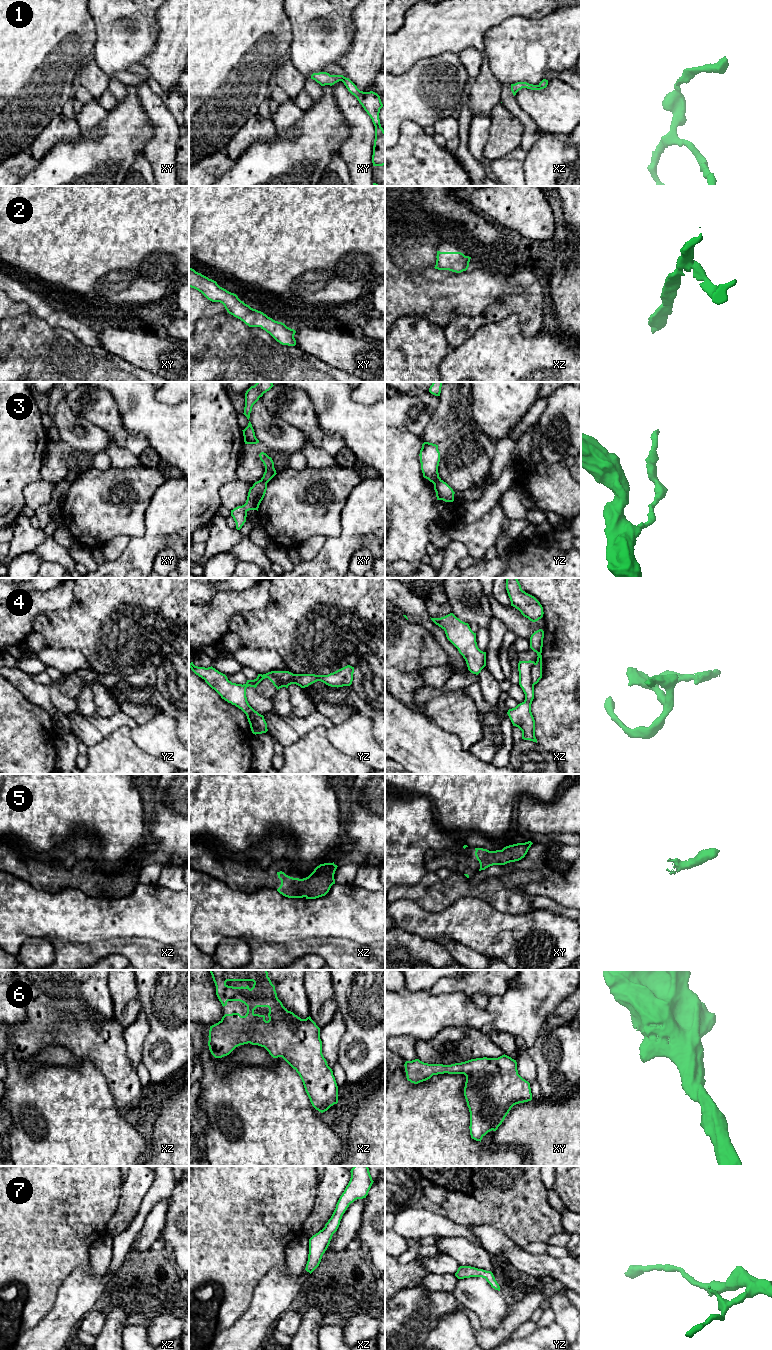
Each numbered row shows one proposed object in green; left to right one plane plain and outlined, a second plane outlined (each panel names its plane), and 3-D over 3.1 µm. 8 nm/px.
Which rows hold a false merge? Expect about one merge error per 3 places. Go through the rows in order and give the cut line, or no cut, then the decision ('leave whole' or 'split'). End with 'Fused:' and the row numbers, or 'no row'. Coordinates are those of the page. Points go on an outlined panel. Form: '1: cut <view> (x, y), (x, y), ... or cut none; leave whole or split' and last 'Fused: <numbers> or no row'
1: cut none; leave whole
2: cut none; leave whole
3: cut yz (440, 479), (434, 485); split
4: cut yz (266, 676), (275, 676), (285, 686); split
5: cut none; leave whole
6: cut none; leave whole
7: cut none; leave whole
Fused: 3, 4

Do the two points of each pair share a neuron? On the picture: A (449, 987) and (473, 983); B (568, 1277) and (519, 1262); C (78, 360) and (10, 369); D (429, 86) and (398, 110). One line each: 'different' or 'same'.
A: same
B: same
C: same
D: same

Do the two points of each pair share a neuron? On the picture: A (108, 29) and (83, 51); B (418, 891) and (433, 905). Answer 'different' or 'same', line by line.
A: different
B: same

